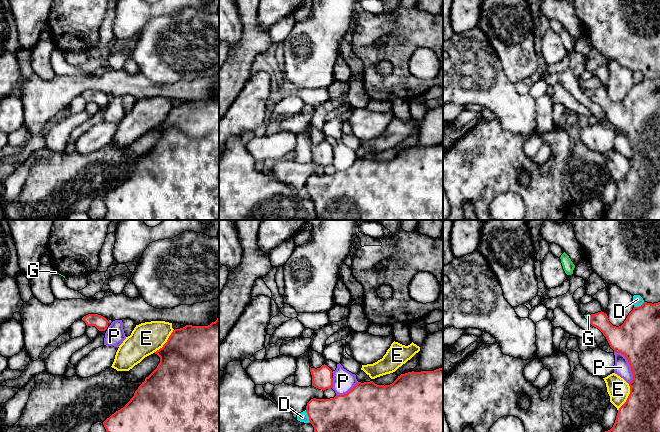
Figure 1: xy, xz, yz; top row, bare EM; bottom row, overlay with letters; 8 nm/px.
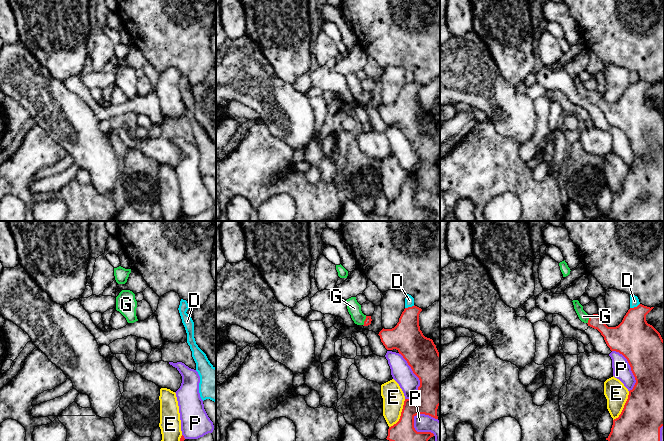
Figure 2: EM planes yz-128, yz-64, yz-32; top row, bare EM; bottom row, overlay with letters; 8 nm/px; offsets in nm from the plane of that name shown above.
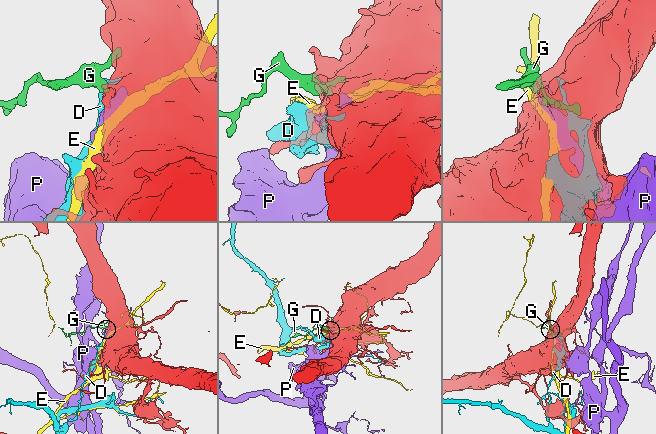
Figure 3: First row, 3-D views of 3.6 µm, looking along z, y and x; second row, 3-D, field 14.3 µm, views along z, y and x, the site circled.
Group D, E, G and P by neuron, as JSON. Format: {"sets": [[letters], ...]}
{"sets": [["D"], ["E"], ["G"], ["P"]]}

